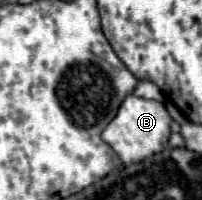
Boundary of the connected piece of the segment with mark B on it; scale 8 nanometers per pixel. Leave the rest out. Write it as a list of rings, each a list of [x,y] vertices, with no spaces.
[[[129,95],[101,137],[119,155],[123,165],[131,165],[135,161],[143,161],[143,157],[151,157],[151,153],[161,153],[167,147],[171,135],[169,125],[171,125],[171,117],[163,103]]]

